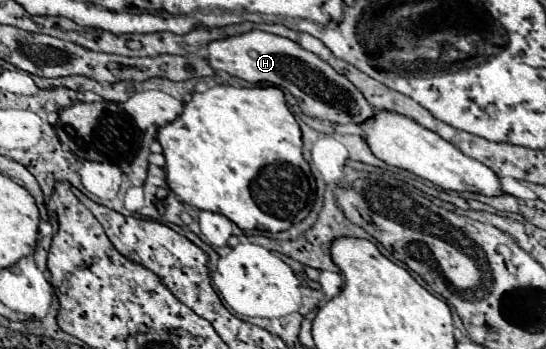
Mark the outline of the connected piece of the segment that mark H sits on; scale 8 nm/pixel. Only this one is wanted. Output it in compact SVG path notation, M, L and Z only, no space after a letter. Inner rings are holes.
M250 30L238 36L212 40L208 42L206 52L208 64L216 70L228 72L252 84L272 84L282 90L288 90L296 98L302 112L308 116L342 124L360 124L372 116L372 106L364 100L362 92L350 80L346 80L324 60L304 50L292 40L260 30Z

